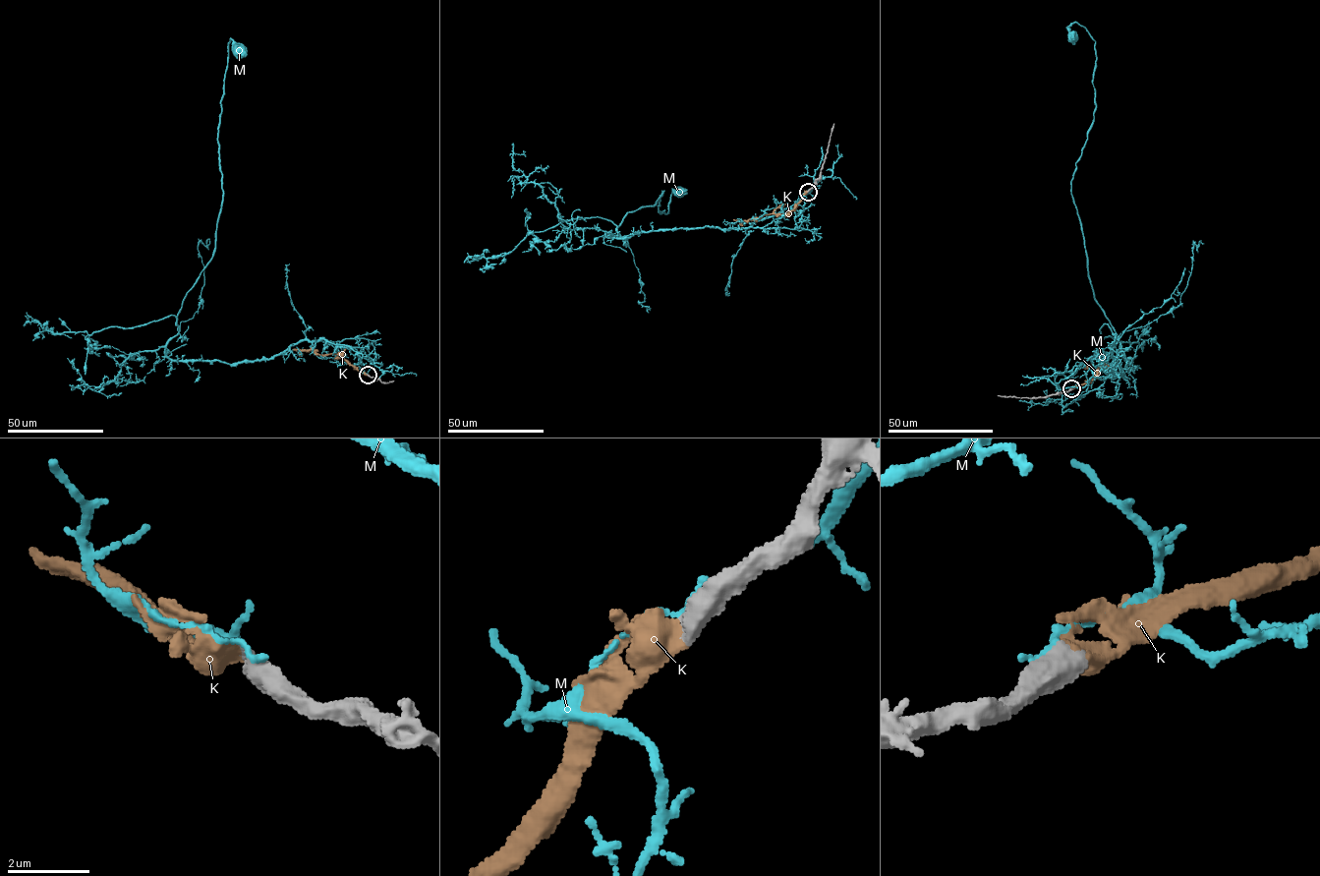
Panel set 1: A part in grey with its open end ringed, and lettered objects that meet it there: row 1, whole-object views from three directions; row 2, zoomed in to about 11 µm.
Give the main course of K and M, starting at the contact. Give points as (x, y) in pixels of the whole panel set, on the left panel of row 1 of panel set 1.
K: (367, 375), (332, 354), (293, 350)
M: (368, 375), (355, 349), (323, 339), (232, 364), (166, 355), (182, 301), (214, 247), (231, 38), (240, 50)

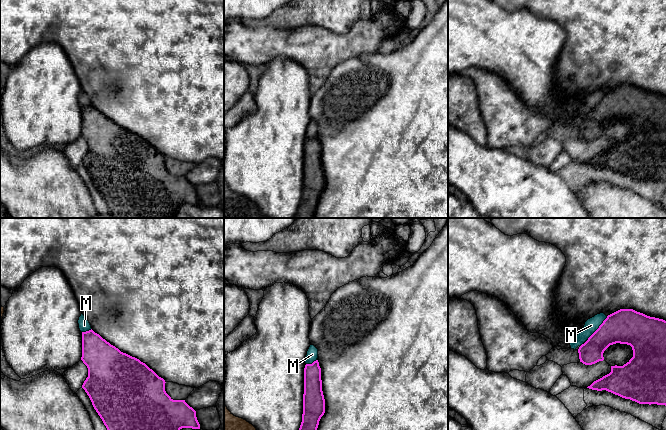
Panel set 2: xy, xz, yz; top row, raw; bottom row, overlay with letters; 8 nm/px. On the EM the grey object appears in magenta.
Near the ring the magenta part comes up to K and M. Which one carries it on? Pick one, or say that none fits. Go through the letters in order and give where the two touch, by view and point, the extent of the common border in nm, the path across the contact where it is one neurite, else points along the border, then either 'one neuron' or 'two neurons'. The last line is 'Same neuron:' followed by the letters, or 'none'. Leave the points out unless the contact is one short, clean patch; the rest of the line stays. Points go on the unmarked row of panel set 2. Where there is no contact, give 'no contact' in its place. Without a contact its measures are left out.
K: no contact | one neuron
M: yz (599, 103) | 240 nm | two neurons
Same neuron: K

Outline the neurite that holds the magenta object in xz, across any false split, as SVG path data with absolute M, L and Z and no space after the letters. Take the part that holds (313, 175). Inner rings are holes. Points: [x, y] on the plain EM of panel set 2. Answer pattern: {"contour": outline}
{"contour": "M318 136L304 144L302 198L294 218L313 218L321 193L325 189L321 144Z"}

